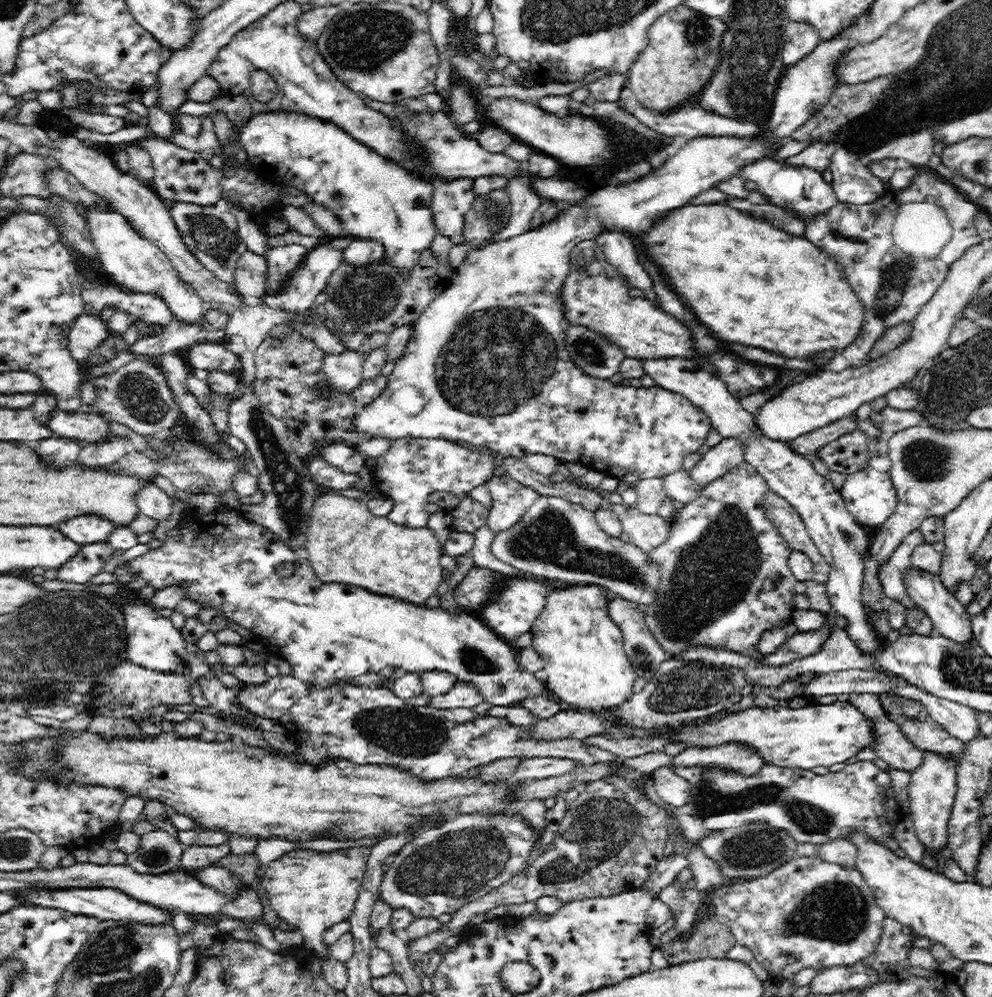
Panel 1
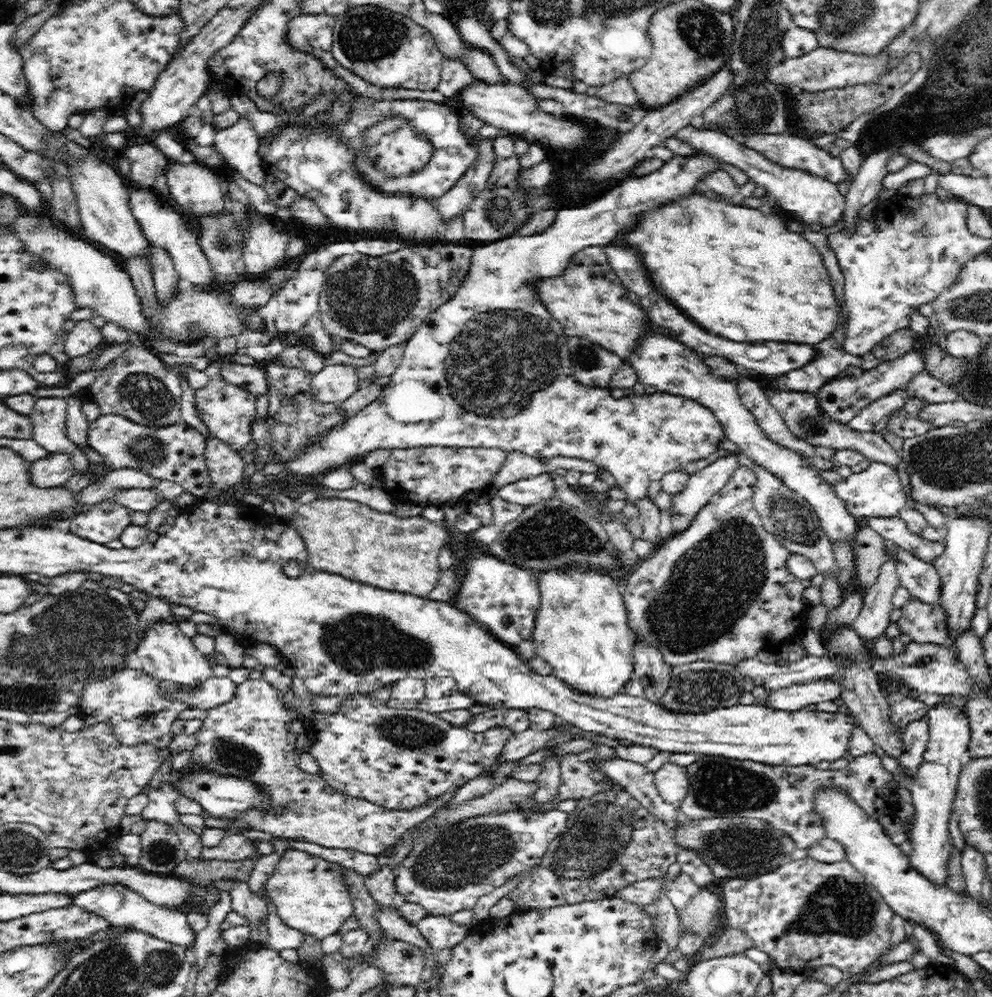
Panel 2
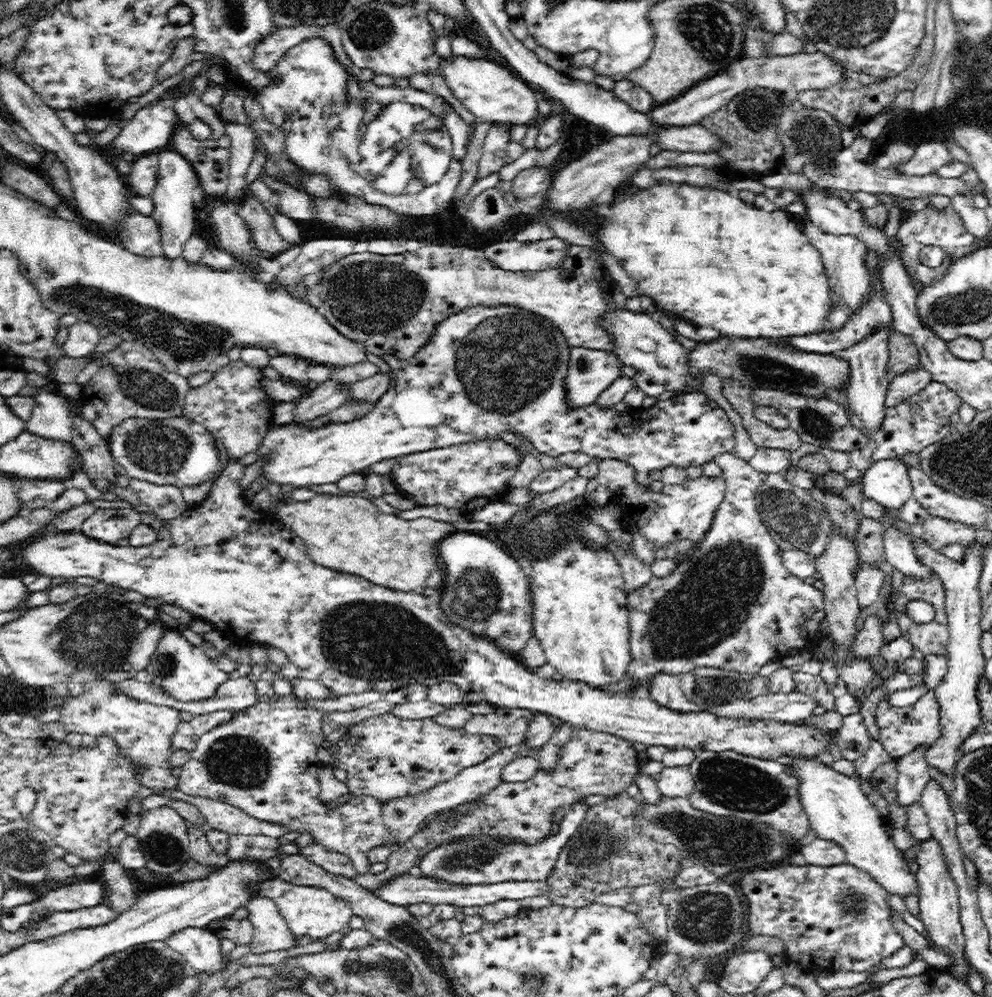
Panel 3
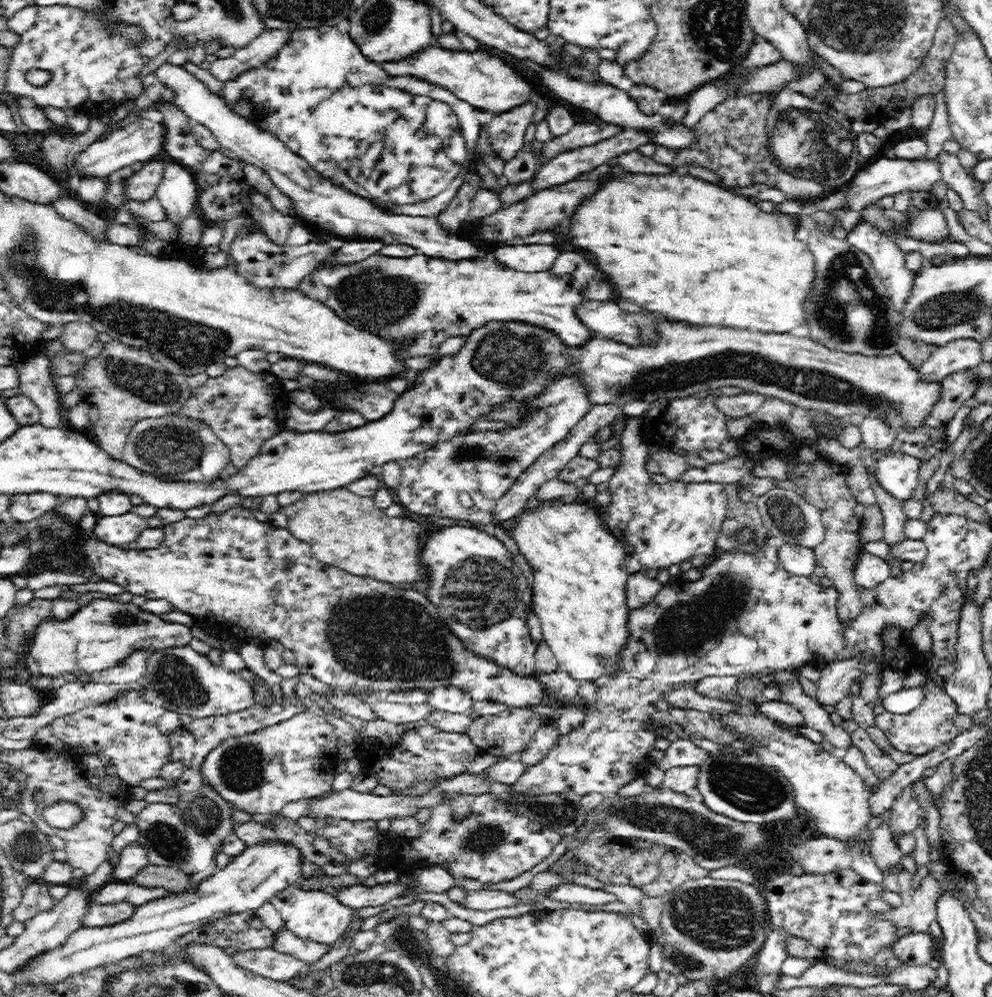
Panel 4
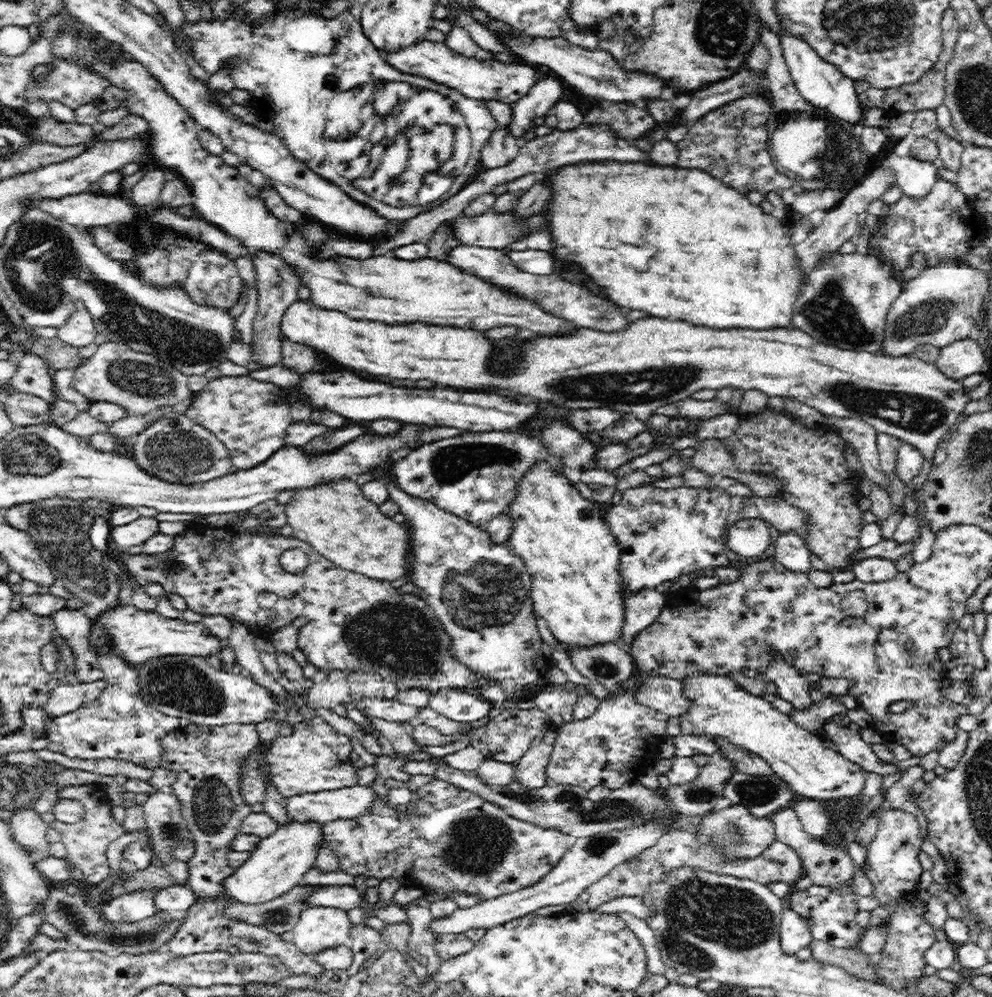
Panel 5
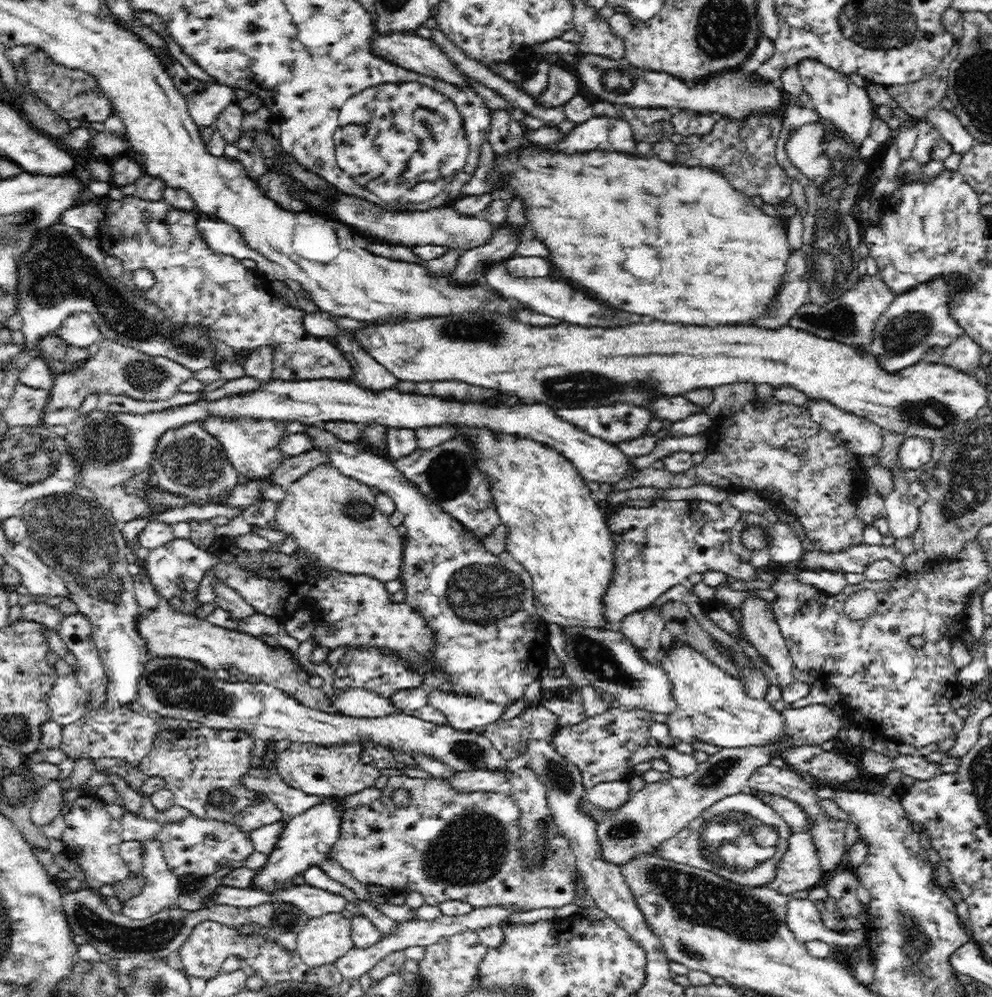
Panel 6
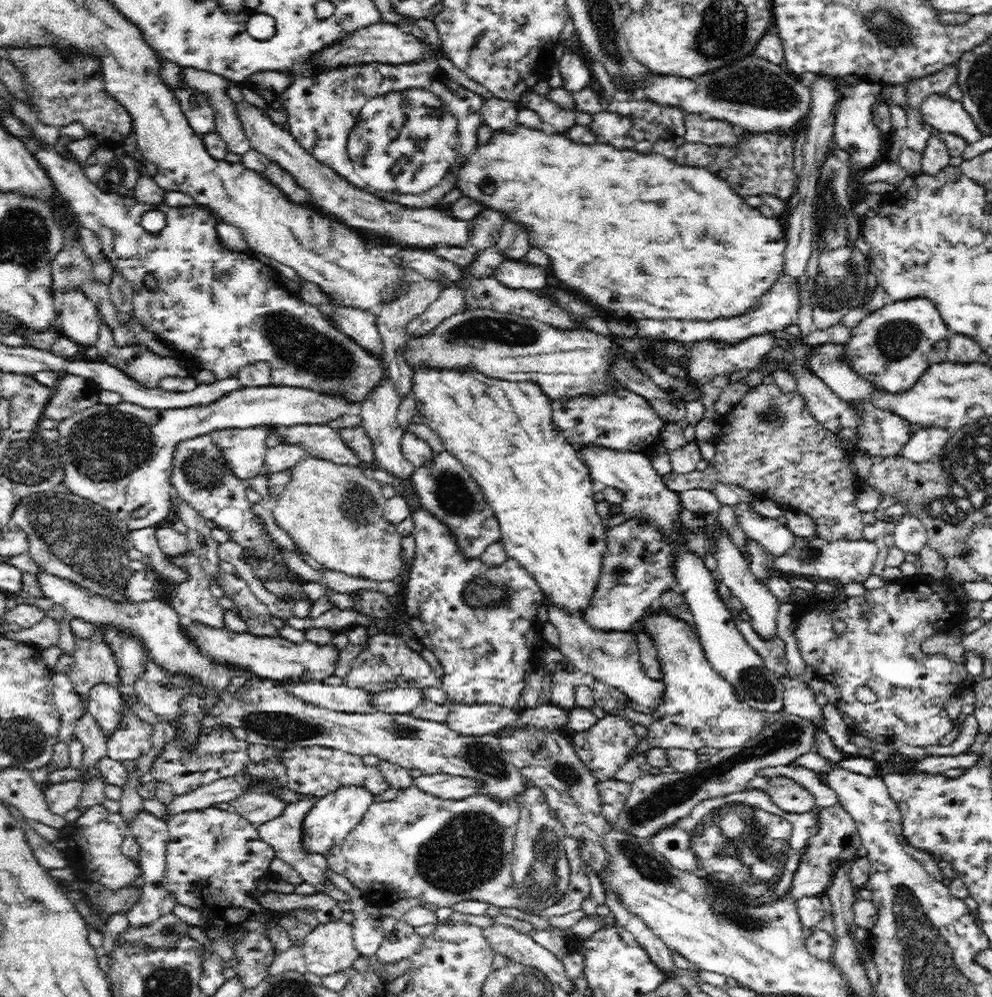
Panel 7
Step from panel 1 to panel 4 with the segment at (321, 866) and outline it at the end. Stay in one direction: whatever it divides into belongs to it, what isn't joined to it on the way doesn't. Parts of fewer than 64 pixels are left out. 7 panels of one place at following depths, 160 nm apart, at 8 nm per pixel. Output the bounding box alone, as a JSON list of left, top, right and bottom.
[270,885,352,944]

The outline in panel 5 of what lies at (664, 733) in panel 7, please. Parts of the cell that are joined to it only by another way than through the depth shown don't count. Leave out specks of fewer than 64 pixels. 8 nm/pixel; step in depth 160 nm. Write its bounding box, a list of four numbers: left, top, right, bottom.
[679,672,865,803]

